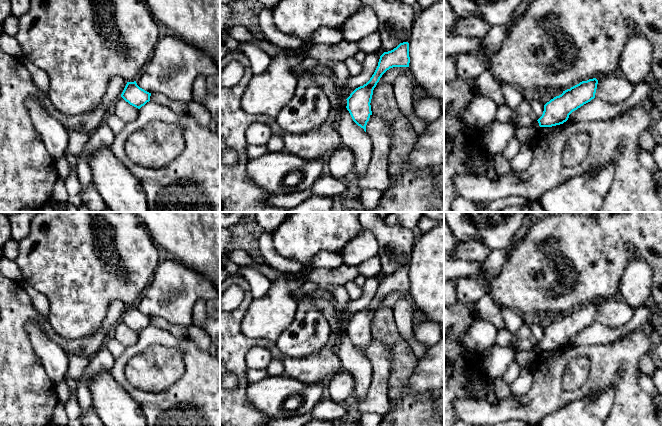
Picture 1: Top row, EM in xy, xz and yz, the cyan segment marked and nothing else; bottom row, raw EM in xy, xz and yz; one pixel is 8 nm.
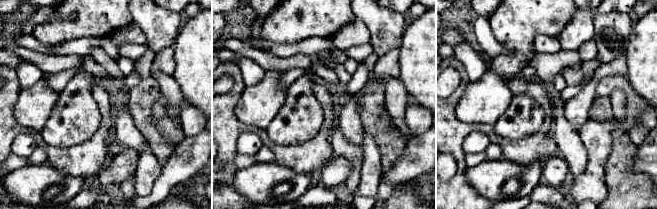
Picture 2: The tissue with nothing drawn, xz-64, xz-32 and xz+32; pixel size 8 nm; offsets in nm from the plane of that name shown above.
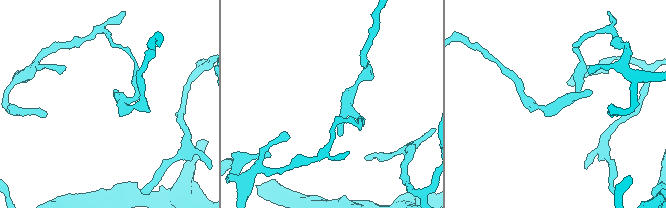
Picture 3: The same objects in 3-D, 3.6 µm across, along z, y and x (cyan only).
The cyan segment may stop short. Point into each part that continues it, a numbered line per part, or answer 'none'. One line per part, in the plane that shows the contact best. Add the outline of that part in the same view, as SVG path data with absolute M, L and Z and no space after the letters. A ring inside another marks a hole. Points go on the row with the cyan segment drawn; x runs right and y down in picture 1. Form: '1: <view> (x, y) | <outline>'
none

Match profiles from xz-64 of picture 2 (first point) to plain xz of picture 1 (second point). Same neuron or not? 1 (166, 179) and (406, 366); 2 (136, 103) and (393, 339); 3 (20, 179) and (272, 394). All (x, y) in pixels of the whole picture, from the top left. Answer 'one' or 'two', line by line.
1: two
2: one
3: one

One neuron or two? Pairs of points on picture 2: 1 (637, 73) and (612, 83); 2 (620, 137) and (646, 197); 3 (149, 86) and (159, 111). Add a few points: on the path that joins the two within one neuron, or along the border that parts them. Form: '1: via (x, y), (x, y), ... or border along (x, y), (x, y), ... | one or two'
1: border along (625, 74), (628, 83), (641, 96) | two
2: via (621, 152), (621, 172), (631, 182) | one
3: border along (160, 92), (151, 115), (155, 125) | two

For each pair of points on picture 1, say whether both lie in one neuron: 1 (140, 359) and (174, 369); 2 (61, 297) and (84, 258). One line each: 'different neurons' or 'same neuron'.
1: same neuron
2: same neuron

